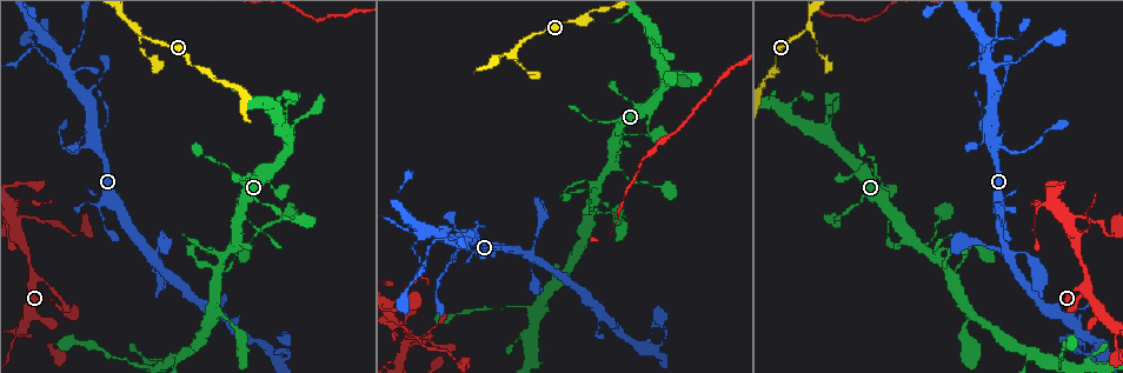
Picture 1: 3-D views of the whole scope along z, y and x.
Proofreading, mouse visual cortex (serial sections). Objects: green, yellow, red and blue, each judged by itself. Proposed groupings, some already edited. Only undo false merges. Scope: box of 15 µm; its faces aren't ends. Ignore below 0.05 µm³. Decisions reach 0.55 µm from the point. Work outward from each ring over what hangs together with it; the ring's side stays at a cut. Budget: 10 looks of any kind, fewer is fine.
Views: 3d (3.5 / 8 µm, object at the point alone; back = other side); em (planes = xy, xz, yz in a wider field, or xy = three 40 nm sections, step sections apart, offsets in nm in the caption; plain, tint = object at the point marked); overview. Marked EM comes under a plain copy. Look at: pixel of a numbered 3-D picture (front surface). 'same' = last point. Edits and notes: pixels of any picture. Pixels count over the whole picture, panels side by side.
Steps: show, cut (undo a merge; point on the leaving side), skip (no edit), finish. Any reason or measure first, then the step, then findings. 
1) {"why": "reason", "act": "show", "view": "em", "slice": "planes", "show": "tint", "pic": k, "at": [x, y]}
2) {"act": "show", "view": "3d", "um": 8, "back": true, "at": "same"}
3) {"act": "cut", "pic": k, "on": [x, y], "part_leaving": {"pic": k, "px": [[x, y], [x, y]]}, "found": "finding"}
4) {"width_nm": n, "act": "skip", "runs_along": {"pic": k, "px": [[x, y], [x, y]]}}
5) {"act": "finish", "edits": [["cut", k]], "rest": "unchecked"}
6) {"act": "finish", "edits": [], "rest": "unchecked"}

{"why": "abrupt turn", "act": "show", "view": "3d", "um": 8, "back": true, "pic": 1, "at": [136, 28]}

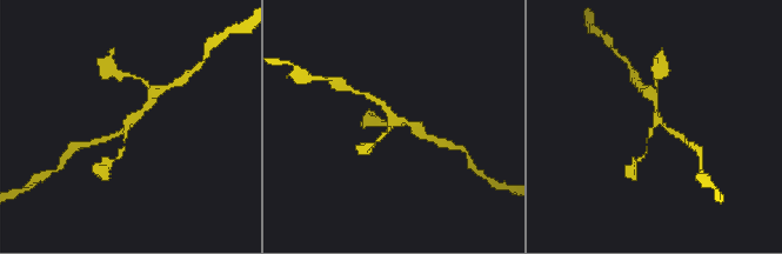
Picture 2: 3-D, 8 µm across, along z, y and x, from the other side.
{"why": "need the tissue", "act": "show", "view": "em", "slice": "xy", "step": 1, "show": "tint", "pic": 2, "at": [129, 123]}

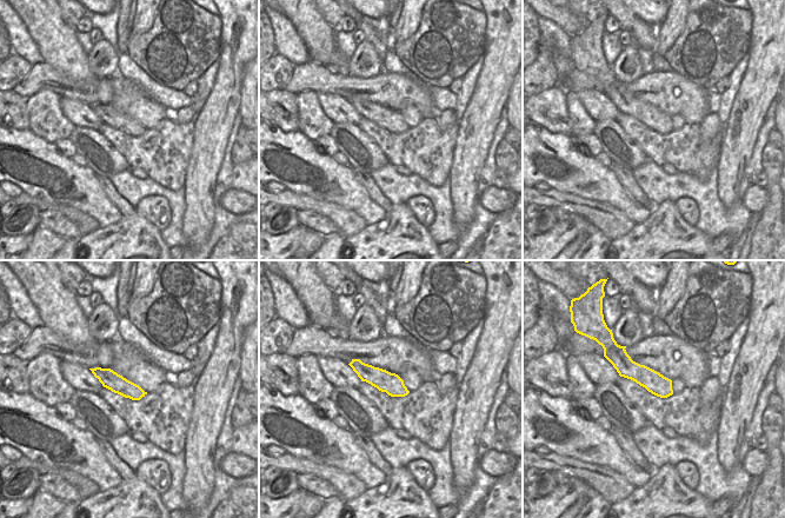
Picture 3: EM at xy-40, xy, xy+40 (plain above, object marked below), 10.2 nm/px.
{"act": "skip", "runs_along": {"pic": 3, "px": [[614, 362], [620, 362], [669, 392]]}, "found": "continuous, no second cell"}

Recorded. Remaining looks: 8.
{"why": "abrupt turn", "act": "show", "view": "3d", "um": 8, "back": true, "pic": 1, "at": [409, 335]}

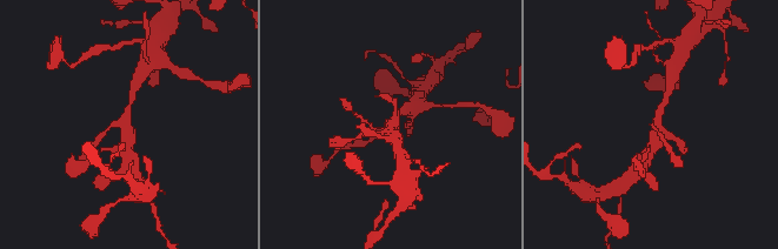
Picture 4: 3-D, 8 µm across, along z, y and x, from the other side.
{"arms": 4, "arm_widths_nm": [150, 200, 200, 400], "act": "show", "view": "em", "slice": "xy", "step": 5, "show": "tint", "pic": 4, "at": [655, 123]}

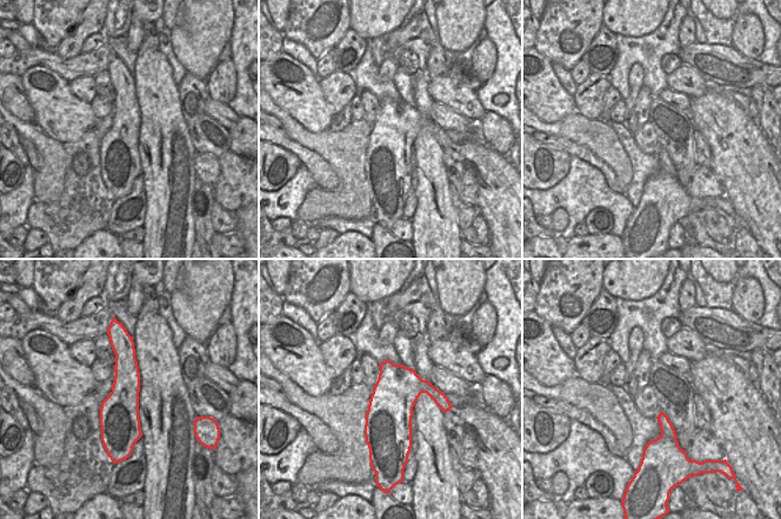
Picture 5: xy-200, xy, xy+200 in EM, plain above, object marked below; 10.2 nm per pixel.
{"width_nm": 460, "act": "skip", "runs_along": {"pic": 4, "px": [[396, 106], [394, 120], [378, 128], [359, 118]]}, "found": "one cell here"}

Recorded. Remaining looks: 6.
{"why": "sharp bend", "act": "show", "view": "3d", "um": 3.5, "pic": 1, "at": [1012, 258]}

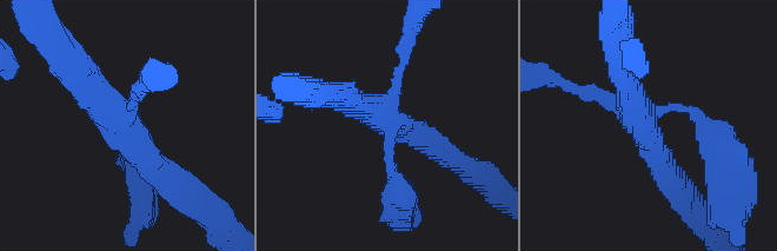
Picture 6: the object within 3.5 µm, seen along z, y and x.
{"arms": 4, "arm_widths_nm": [150, 150, 350, 350], "why": "shape alone is not enough", "act": "show", "view": "em", "slice": "xy", "step": 3, "show": "tint", "pic": 6, "at": [384, 114]}

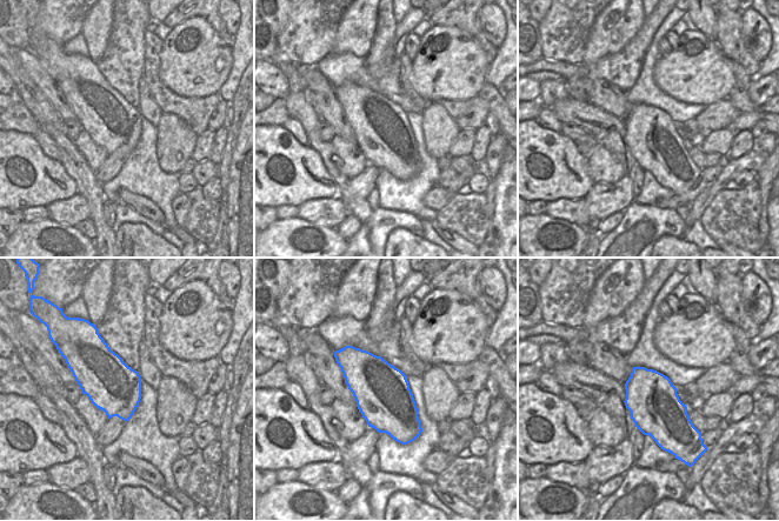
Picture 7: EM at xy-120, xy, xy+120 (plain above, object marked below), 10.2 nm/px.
{"act": "show", "view": "em", "slice": "xy", "step": 2, "show": "tint", "at": "same"}

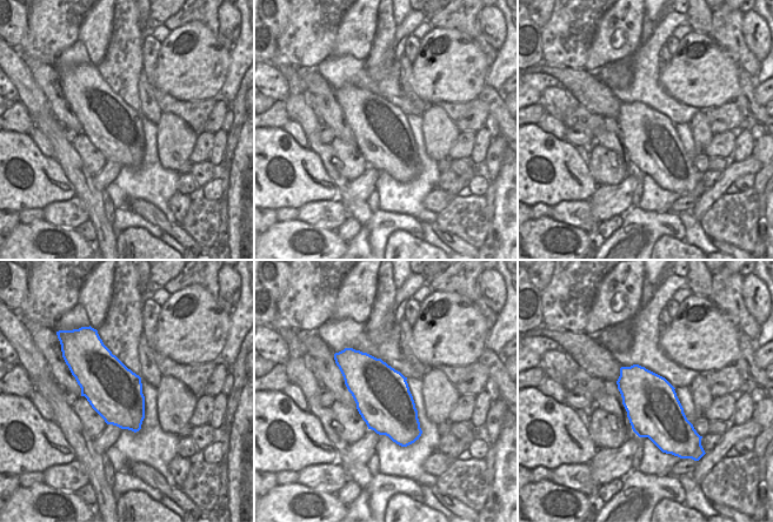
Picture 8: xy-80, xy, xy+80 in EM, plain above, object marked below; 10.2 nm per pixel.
{"act": "skip", "runs_along": {"pic": 6, "px": [[70, 64], [167, 176]]}, "found": "continuous, no second cell"}

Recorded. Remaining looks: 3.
{"why": "arms part here", "act": "show", "view": "3d", "um": 3.5, "pic": 1, "at": [598, 312]}

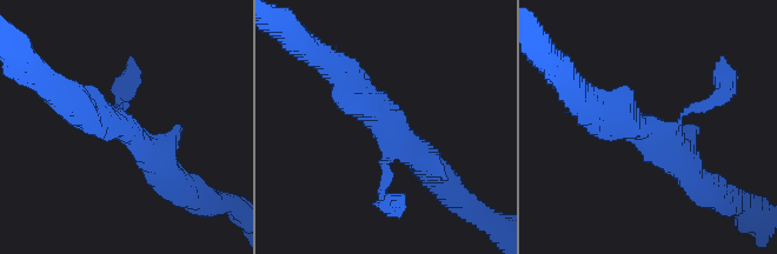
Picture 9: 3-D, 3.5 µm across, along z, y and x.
{"why": "need the tissue", "act": "show", "view": "em", "slice": "xy", "step": 2, "show": "tint", "pic": 9, "at": [131, 133]}

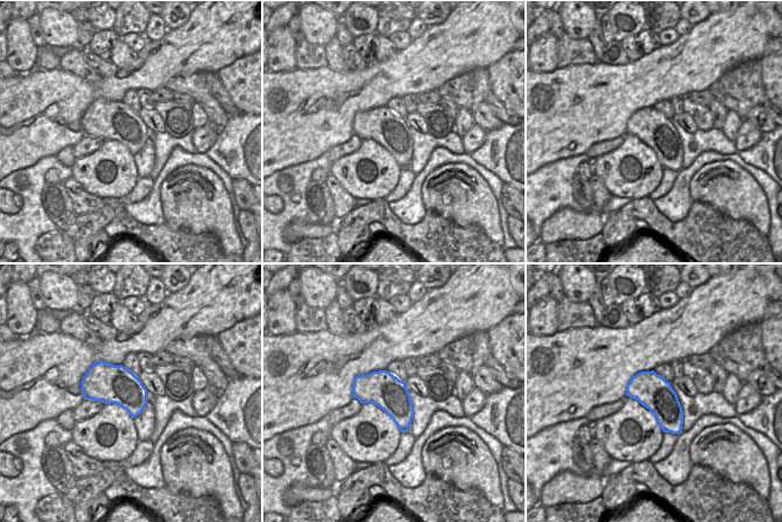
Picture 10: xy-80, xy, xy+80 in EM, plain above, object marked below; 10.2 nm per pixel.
{"act": "show", "view": "em", "slice": "planes", "show": "tint", "at": "same"}

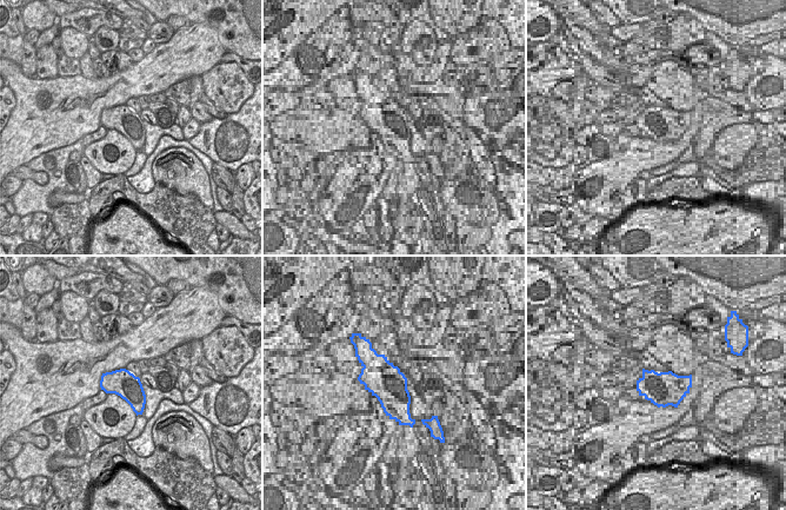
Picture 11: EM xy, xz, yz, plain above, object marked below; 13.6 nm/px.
{"act": "skip", "runs_along": {"pic": 9, "px": [[344, 77], [351, 92], [442, 179]]}, "found": "all the same cell"}

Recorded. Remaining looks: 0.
{"act": "finish", "edits": [], "rest": "unchecked"}

